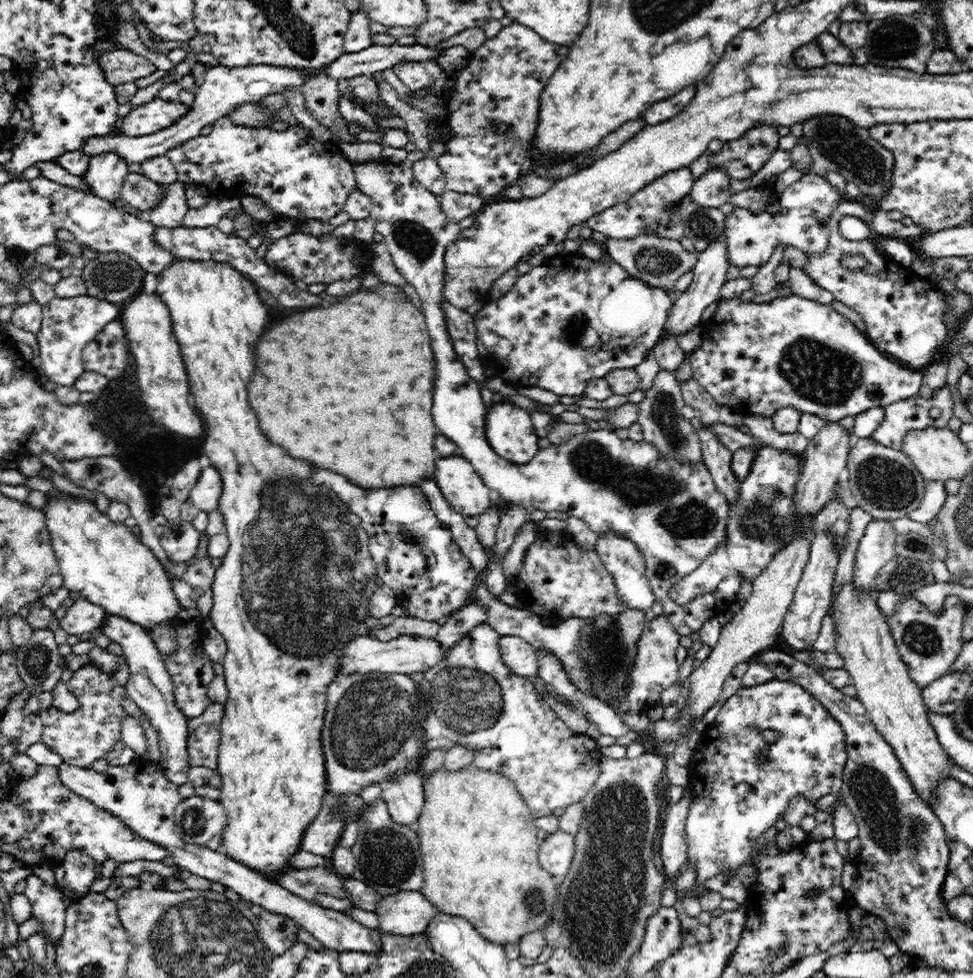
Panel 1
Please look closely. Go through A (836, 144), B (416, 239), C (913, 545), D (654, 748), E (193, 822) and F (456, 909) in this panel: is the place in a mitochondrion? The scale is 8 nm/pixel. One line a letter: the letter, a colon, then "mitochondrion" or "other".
A: mitochondrion
B: mitochondrion
C: mitochondrion
D: other
E: mitochondrion
F: other

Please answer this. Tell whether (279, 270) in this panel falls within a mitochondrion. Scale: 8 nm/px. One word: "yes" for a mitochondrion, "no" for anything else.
no

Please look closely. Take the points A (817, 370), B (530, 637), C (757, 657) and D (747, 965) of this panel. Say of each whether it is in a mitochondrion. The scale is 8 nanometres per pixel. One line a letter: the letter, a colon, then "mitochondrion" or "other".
A: mitochondrion
B: other
C: other
D: other

